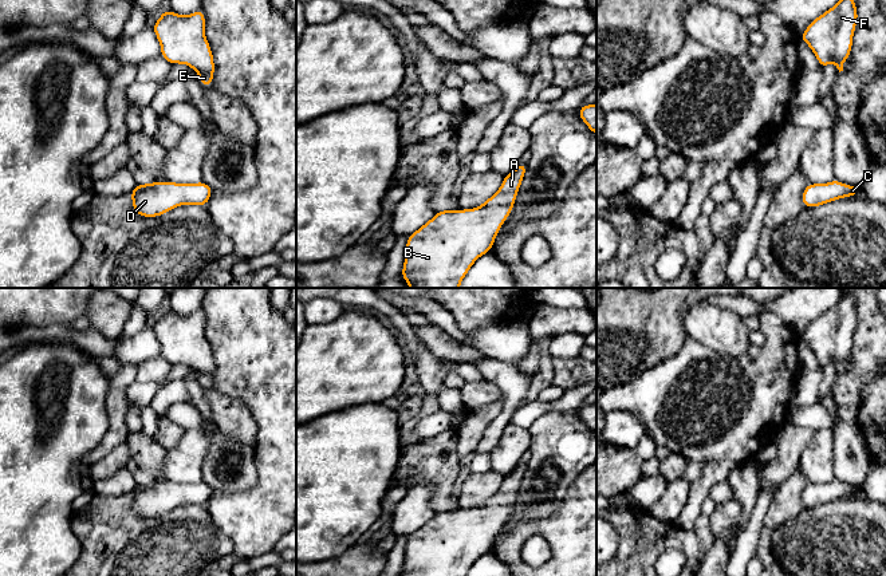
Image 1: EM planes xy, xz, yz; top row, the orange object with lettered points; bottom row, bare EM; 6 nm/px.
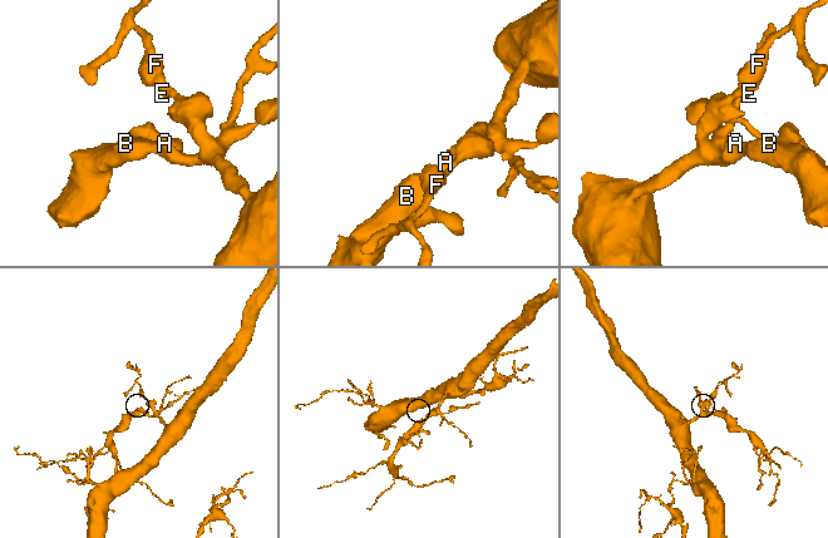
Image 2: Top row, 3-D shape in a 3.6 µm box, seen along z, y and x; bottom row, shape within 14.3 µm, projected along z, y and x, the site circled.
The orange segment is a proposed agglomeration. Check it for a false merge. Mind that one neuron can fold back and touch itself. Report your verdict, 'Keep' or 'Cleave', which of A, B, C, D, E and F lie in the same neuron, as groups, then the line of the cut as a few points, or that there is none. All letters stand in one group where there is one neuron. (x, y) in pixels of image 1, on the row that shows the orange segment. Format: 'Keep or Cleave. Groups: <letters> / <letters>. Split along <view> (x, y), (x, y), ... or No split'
Keep. Groups: A B C D E F. No split

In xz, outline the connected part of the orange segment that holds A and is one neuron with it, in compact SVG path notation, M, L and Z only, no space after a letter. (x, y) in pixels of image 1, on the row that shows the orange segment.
M527 163L504 175L500 189L473 209L440 210L418 230L407 236L402 276L409 288L460 288L474 261L491 252L503 222L511 214Z

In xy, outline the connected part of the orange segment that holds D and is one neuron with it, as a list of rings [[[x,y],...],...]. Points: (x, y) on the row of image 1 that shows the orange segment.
[[[172,181],[137,185],[130,197],[133,210],[141,217],[158,217],[180,205],[206,206],[213,190],[204,181],[176,184]]]

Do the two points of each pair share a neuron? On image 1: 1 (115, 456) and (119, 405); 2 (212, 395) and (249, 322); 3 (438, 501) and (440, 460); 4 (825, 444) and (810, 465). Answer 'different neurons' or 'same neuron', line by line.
1: different neurons
2: different neurons
3: same neuron
4: same neuron

